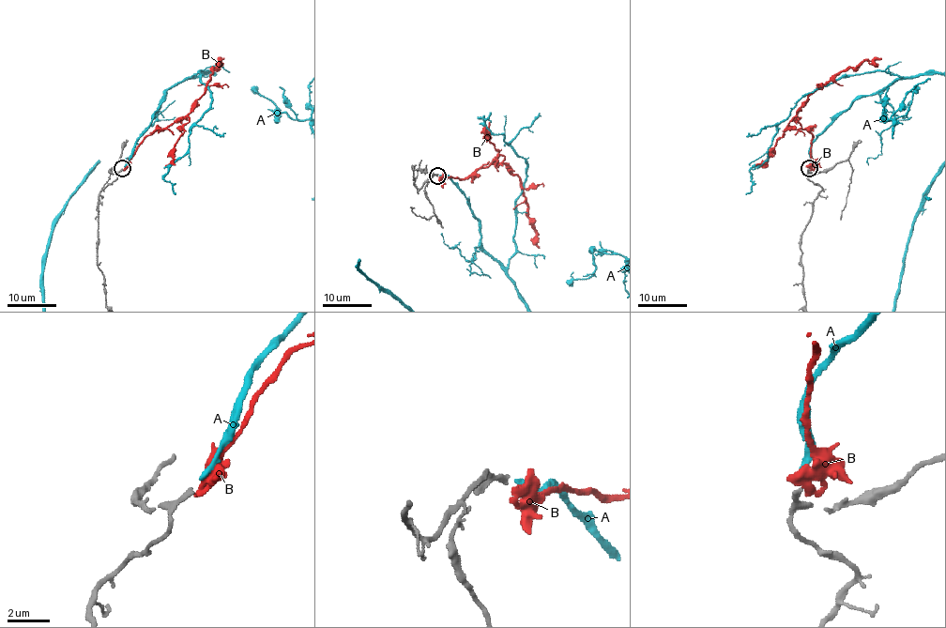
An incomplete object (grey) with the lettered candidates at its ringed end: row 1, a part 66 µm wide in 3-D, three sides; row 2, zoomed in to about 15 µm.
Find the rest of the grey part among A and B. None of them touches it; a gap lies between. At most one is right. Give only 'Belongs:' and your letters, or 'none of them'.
Belongs: A

